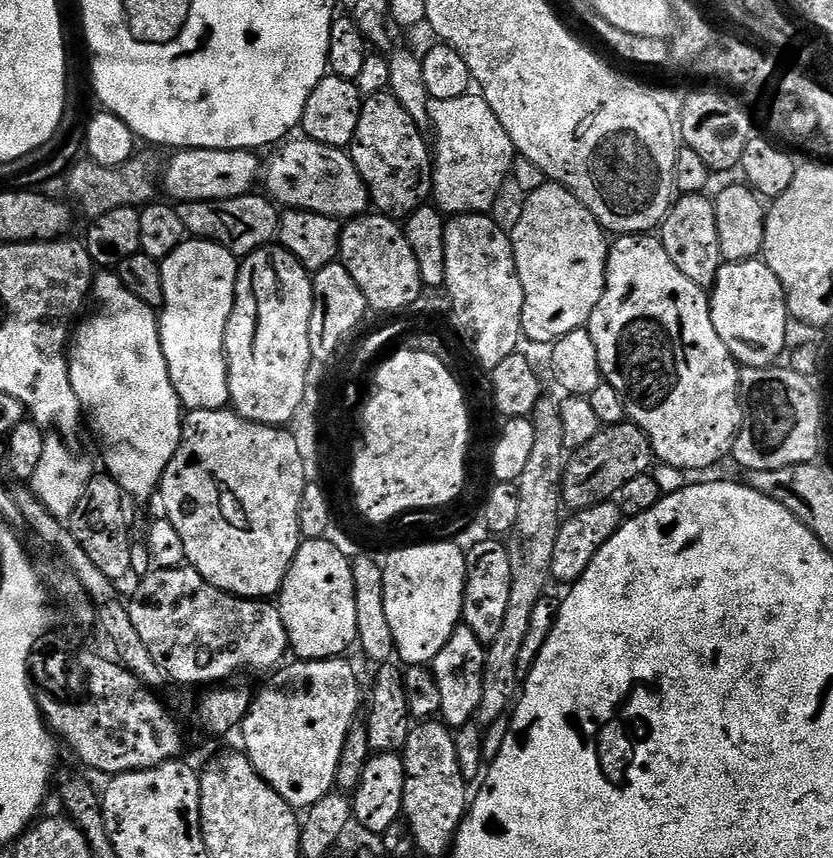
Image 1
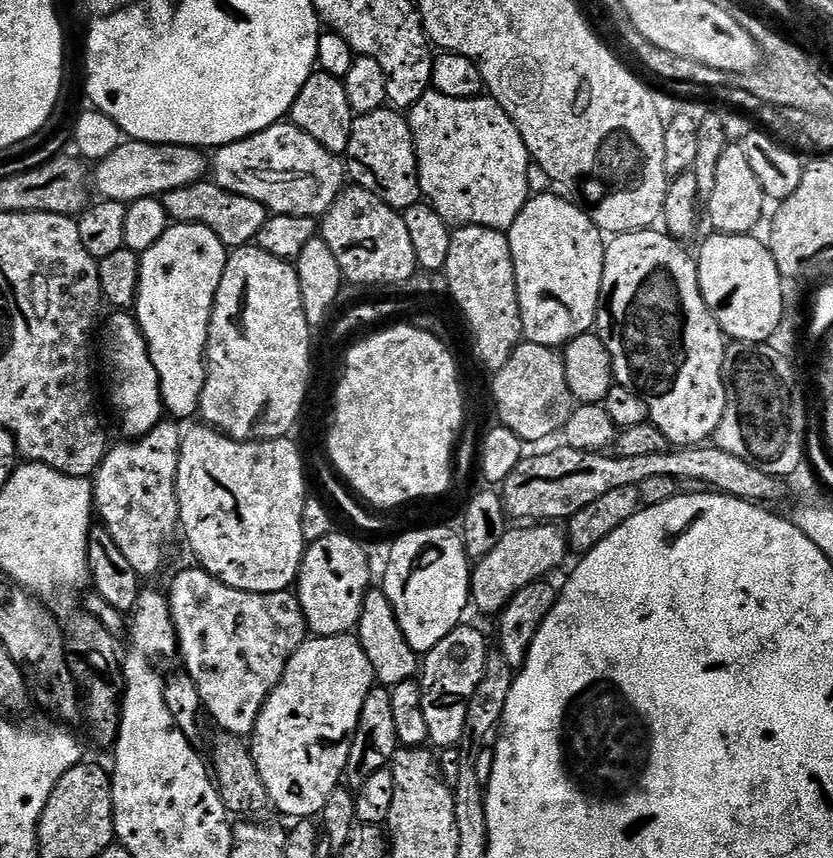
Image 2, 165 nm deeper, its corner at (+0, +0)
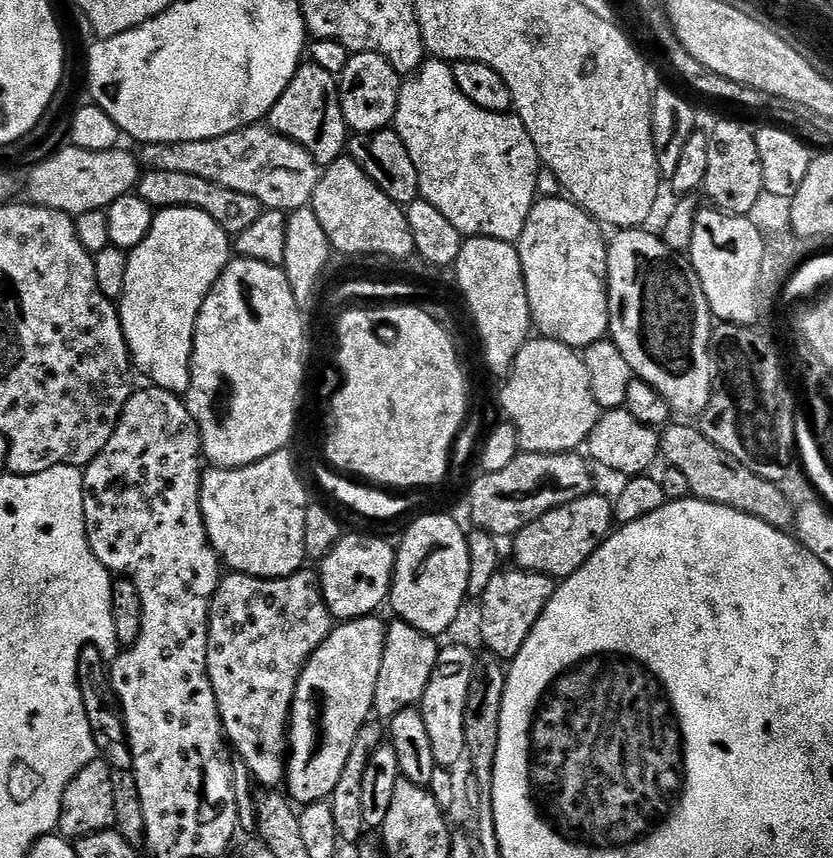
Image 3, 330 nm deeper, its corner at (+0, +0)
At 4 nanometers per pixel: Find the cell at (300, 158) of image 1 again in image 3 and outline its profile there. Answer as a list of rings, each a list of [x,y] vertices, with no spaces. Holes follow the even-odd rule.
[[[249,126],[239,128],[218,138],[209,140],[191,140],[190,142],[170,142],[169,144],[145,144],[139,149],[139,159],[145,169],[157,172],[167,170],[195,174],[198,178],[206,178],[206,182],[214,182],[218,186],[226,186],[226,190],[234,190],[238,194],[250,194],[250,198],[258,198],[265,209],[274,212],[291,214],[299,208],[309,207],[312,195],[320,182],[321,165],[302,146],[298,146],[290,138],[273,132],[267,126]]]

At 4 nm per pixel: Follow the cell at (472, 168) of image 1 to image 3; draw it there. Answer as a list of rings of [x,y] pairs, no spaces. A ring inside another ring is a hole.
[[[428,58],[417,72],[412,73],[400,85],[394,131],[402,138],[402,142],[406,142],[406,150],[410,150],[410,162],[414,162],[414,170],[418,170],[420,199],[430,202],[430,206],[435,206],[453,224],[454,230],[458,230],[465,238],[485,236],[509,242],[519,241],[522,230],[526,226],[526,218],[530,218],[530,210],[536,205],[538,199],[536,179],[542,167],[538,150],[519,116],[506,112],[491,112],[482,110],[482,106],[474,106],[474,102],[470,102],[470,98],[466,98],[466,94],[462,94],[462,90],[458,90],[458,82],[454,82],[452,64],[447,60]]]

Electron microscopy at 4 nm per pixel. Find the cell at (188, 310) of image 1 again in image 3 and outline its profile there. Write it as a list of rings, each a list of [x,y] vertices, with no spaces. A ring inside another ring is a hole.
[[[162,208],[152,217],[152,229],[138,247],[128,252],[126,290],[118,302],[120,325],[128,343],[130,359],[144,376],[149,376],[157,388],[177,394],[187,393],[192,381],[192,343],[196,337],[198,314],[204,299],[224,273],[230,259],[230,237],[228,233],[197,208]]]

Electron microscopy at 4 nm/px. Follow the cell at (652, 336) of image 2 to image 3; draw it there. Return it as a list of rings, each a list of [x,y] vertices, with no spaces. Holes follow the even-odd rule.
[[[626,228],[615,233],[616,236],[607,241],[608,245],[608,336],[612,339],[615,344],[618,346],[618,350],[622,350],[622,355],[626,358],[626,362],[630,362],[630,370],[632,371],[633,377],[635,379],[641,380],[642,382],[646,382],[650,386],[654,386],[654,390],[658,390],[658,394],[662,394],[666,398],[666,402],[670,405],[673,410],[673,413],[677,417],[680,418],[699,418],[704,415],[706,409],[708,409],[708,403],[710,402],[710,398],[712,397],[712,386],[716,382],[716,366],[714,363],[714,349],[712,346],[712,330],[714,327],[714,317],[712,311],[710,310],[710,306],[706,302],[706,294],[702,290],[702,282],[700,281],[700,275],[696,273],[694,270],[694,266],[692,265],[691,259],[687,255],[677,254],[670,250],[670,246],[666,246],[663,242],[663,239],[659,235],[656,236],[652,232],[644,232],[648,230],[641,230],[640,228]]]

